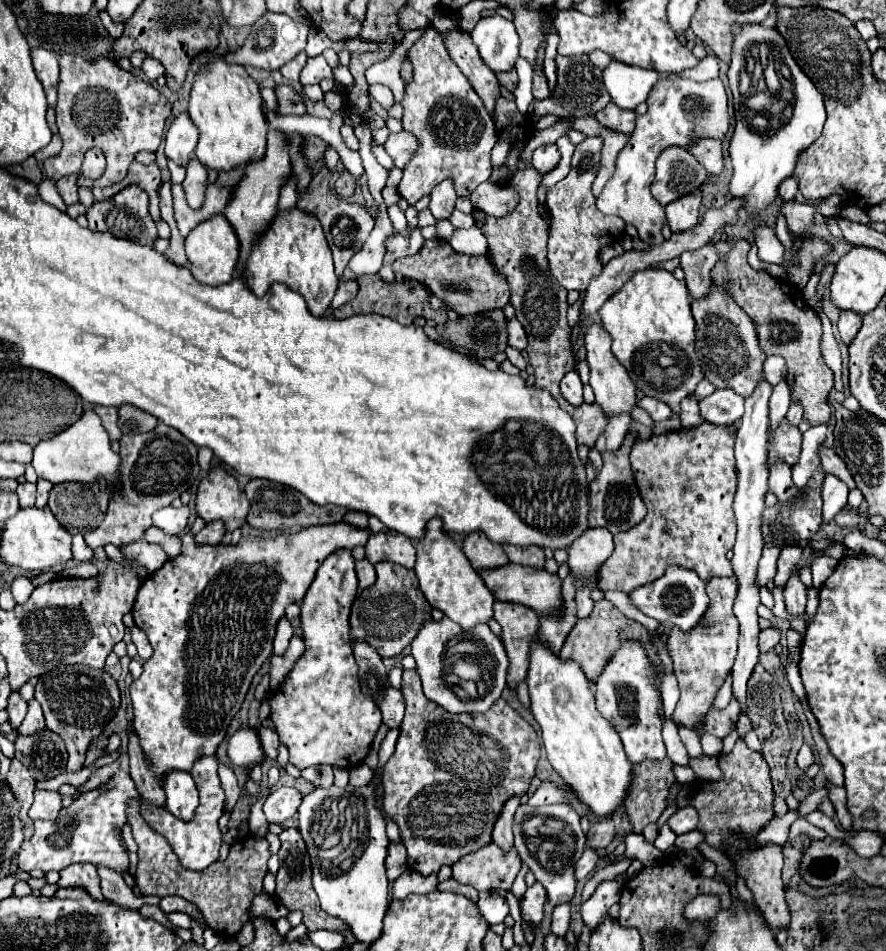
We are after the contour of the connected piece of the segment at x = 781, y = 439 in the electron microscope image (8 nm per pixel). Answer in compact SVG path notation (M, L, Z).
M782 422L774 434L770 434L770 450L768 450L768 464L772 466L776 460L784 460L788 466L798 462L800 456L802 434L796 426Z

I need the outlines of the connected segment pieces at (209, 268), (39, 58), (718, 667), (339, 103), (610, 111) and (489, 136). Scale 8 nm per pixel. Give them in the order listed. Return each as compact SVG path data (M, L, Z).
M214 216L210 220L204 220L198 224L188 236L186 236L186 254L188 254L188 270L200 284L208 286L220 286L232 280L234 268L238 262L238 238L232 232L232 226L224 216Z
M36 48L32 50L32 62L34 62L34 70L38 80L42 82L44 90L46 90L46 98L48 98L48 108L56 106L56 86L58 86L58 76L60 76L60 66L58 66L58 54L44 50L44 48Z
M735 575L710 578L706 586L710 606L704 618L700 620L700 624L696 624L696 628L688 632L672 628L668 634L668 650L680 684L680 700L674 712L674 720L682 726L694 728L694 724L706 716L706 712L710 710L716 698L718 688L724 684L724 680L732 670L732 662L736 658L736 648L738 648L738 634L740 634L740 624L736 622L733 612L737 590Z
M332 91L327 92L325 95L325 103L327 107L333 112L340 112L345 107L345 101L342 95Z
M612 102L600 114L596 114L596 120L602 126L606 126L608 130L614 130L614 132L622 132L622 134L632 134L634 118L636 118L636 114L632 110L620 110Z
M426 26L424 34L412 44L408 60L412 62L414 72L402 98L402 130L414 134L420 146L402 168L398 192L408 204L416 204L422 196L428 196L436 184L450 178L458 196L468 198L476 186L492 174L490 150L498 140L494 120L460 68L452 62L442 36L432 26Z

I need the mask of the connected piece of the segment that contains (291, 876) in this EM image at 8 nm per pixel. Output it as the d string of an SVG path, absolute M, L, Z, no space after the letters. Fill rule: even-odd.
M286 828L280 834L280 840L282 840L282 848L278 852L280 870L276 874L276 898L290 912L294 912L294 910L302 912L302 924L308 928L308 932L314 932L314 930L336 930L336 932L342 932L342 930L346 930L344 924L338 918L332 918L330 914L324 914L324 910L320 910L320 902L316 898L316 892L312 890L312 870L310 870L308 850L306 850L306 844L304 844L300 832L296 828Z

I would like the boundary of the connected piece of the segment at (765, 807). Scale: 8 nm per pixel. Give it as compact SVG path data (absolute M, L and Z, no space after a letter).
M736 740L734 750L728 756L722 756L718 766L724 772L722 782L710 782L706 788L690 792L690 806L694 806L700 814L698 830L706 834L706 844L714 848L722 846L722 840L730 834L754 838L760 828L774 816L770 768L760 752L750 750L744 740Z

